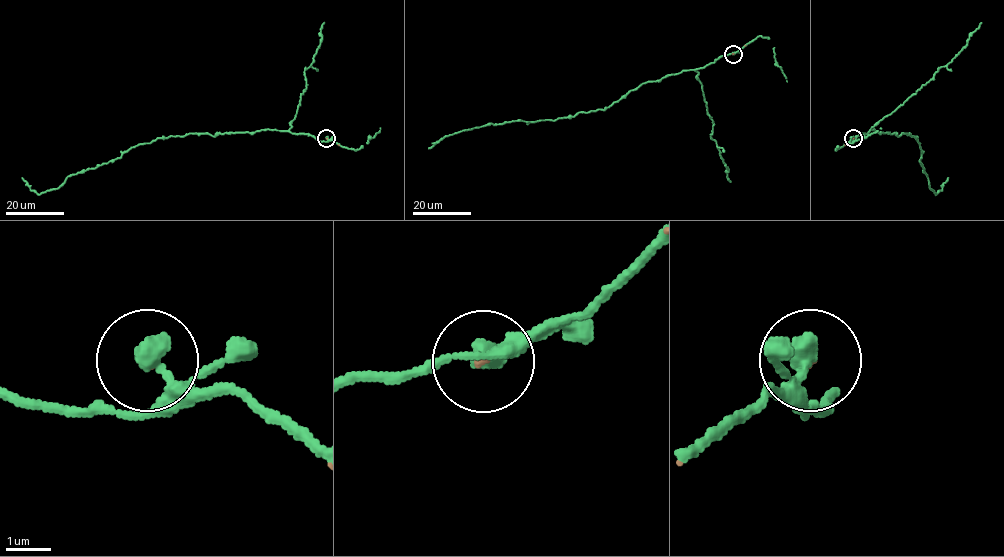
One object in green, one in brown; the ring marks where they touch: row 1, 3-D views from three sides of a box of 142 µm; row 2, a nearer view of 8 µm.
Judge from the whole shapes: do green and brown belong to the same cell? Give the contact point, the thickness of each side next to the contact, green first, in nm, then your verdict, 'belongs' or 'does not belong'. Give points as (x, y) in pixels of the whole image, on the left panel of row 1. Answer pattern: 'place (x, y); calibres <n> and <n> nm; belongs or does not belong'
place (326, 138); calibres 460 and 70 nm; belongs

